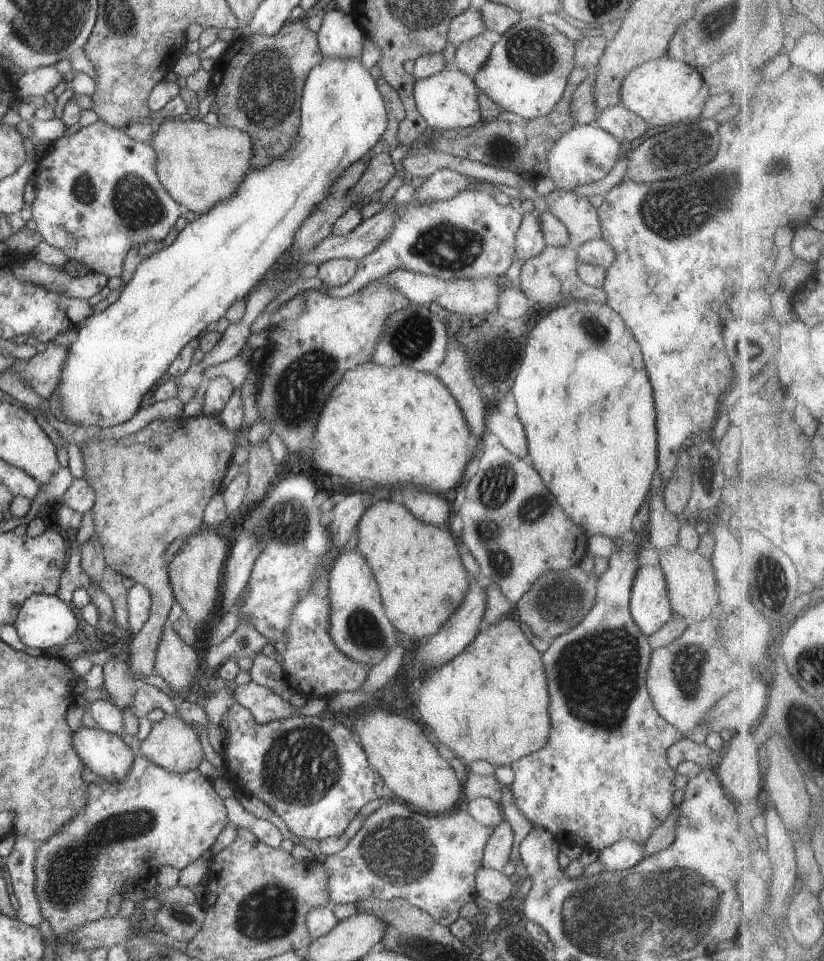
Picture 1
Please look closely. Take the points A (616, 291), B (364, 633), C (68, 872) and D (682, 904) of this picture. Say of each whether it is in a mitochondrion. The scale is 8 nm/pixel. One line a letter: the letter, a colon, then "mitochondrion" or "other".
A: other
B: mitochondrion
C: mitochondrion
D: mitochondrion

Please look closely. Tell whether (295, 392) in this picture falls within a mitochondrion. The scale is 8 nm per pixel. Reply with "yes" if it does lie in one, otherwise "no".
yes

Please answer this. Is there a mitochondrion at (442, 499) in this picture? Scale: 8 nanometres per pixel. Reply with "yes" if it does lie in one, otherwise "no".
no

